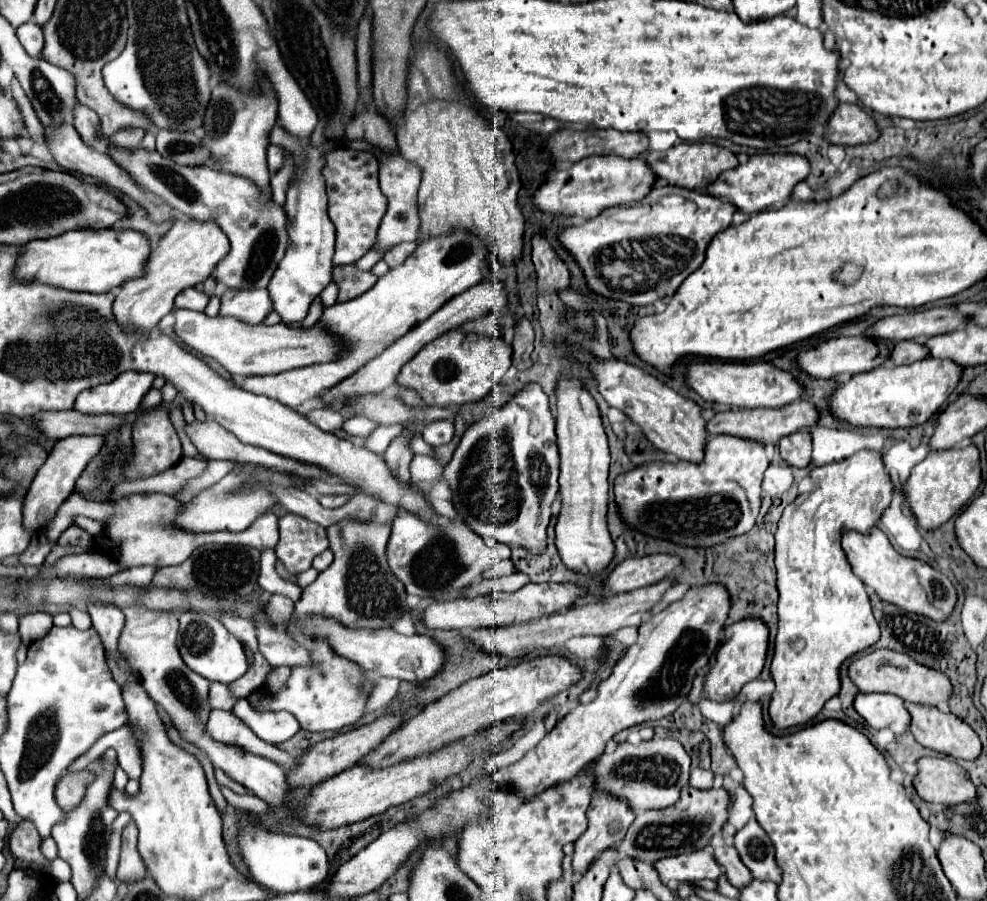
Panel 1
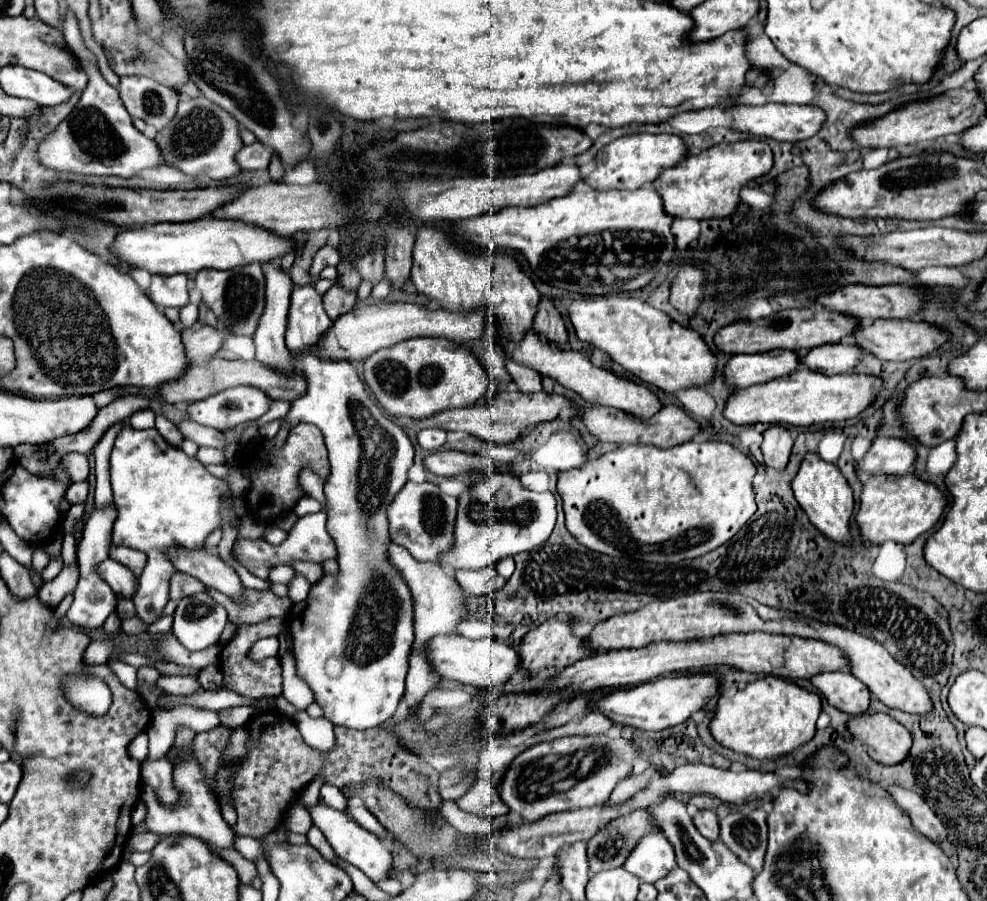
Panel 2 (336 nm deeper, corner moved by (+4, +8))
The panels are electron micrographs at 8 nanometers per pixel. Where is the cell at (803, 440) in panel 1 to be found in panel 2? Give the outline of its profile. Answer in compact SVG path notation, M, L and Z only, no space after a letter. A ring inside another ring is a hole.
M770 426L764 432L764 442L762 442L762 454L764 454L764 464L772 468L786 468L790 460L790 452L794 446L794 438L784 426Z

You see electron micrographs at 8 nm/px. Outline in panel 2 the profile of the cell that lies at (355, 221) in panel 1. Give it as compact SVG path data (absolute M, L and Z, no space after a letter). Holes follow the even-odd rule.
M326 244L326 246L322 246L322 248L316 252L314 264L312 264L312 268L310 268L310 274L312 274L312 276L318 276L324 266L338 266L338 262L340 262L340 246Z

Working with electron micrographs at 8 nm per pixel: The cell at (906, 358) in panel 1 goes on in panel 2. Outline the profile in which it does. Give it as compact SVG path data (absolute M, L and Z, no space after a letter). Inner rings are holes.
M824 344L820 348L812 348L806 356L802 356L802 366L808 366L814 372L822 374L842 374L850 372L864 356L856 344Z

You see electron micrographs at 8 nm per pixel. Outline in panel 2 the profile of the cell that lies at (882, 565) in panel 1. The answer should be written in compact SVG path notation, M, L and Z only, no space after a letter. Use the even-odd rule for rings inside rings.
M808 454L802 460L800 472L792 480L792 490L798 500L798 504L804 508L808 514L810 522L830 540L840 542L840 544L852 544L852 534L850 534L850 516L854 510L854 496L852 488L848 486L846 478L840 474L840 470L828 462L824 462L816 454Z

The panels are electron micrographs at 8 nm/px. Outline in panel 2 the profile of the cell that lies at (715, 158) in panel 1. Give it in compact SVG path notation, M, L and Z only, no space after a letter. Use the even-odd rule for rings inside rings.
M626 134L598 152L596 170L586 176L586 182L596 190L636 190L642 186L650 186L664 170L676 168L676 164L680 164L680 160L686 158L688 158L688 144L678 134Z

